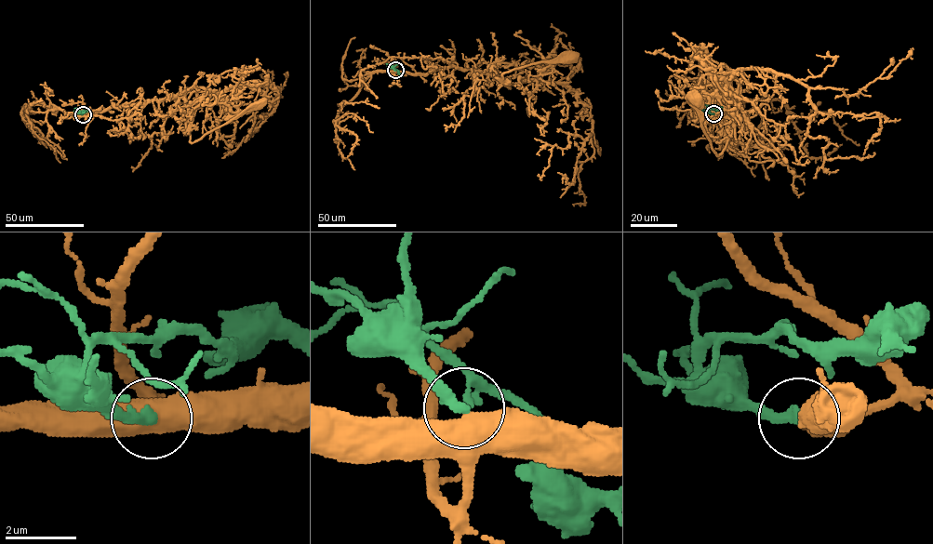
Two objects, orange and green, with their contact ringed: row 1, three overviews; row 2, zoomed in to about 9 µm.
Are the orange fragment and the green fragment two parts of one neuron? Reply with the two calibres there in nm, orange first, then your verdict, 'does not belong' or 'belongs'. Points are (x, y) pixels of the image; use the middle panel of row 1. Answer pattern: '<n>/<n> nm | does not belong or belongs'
700/320 nm | does not belong

